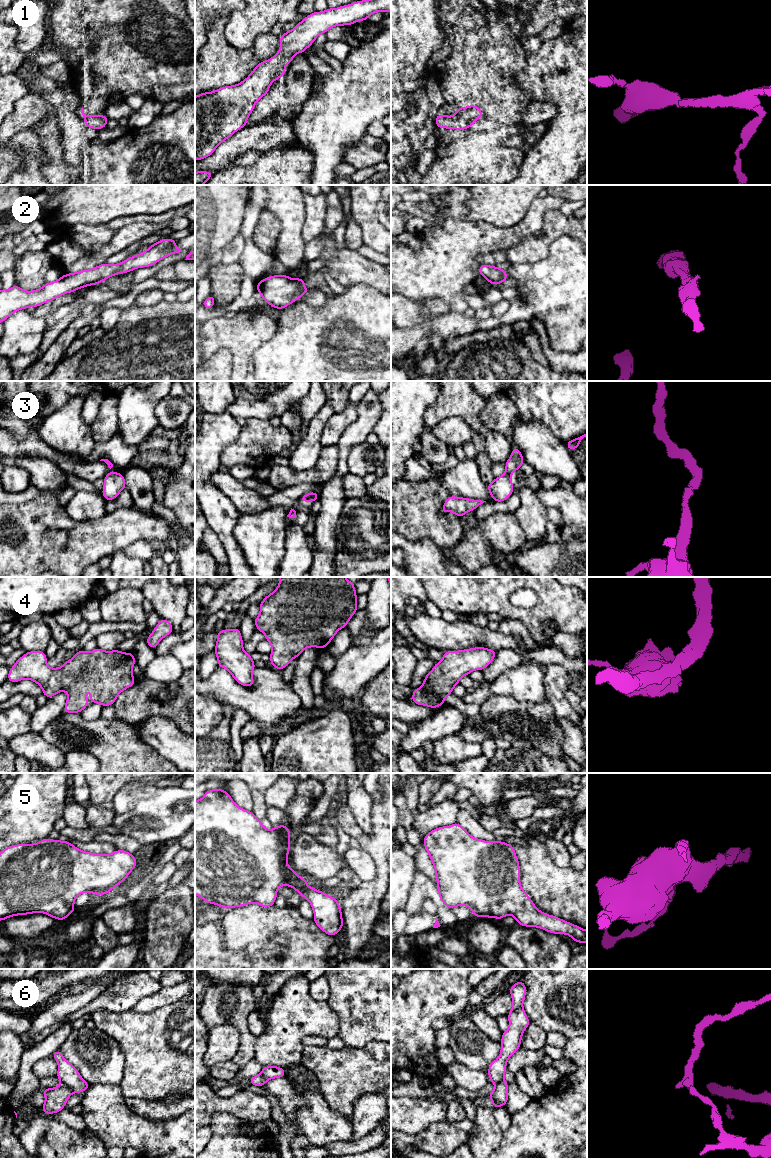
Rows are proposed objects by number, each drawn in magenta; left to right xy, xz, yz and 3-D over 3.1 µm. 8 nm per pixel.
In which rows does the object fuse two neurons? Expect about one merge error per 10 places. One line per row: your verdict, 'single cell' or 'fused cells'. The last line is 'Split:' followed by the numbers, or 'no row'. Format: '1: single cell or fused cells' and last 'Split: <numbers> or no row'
1: single cell
2: single cell
3: single cell
4: single cell
5: single cell
6: fused cells
Split: 6

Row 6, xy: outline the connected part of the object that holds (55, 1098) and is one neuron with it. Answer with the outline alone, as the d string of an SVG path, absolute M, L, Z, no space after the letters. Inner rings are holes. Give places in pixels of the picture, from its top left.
M62 1083L55 1088L44 1088L45 1103L41 1107L44 1114L56 1114L65 1108L66 1102L72 1094L71 1088Z

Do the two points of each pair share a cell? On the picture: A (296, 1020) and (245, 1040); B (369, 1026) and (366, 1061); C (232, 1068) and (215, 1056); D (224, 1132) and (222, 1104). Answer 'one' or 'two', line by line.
A: two
B: two
C: two
D: two

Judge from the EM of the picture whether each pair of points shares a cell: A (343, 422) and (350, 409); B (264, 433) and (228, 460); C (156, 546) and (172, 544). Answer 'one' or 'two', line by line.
A: one
B: one
C: two

